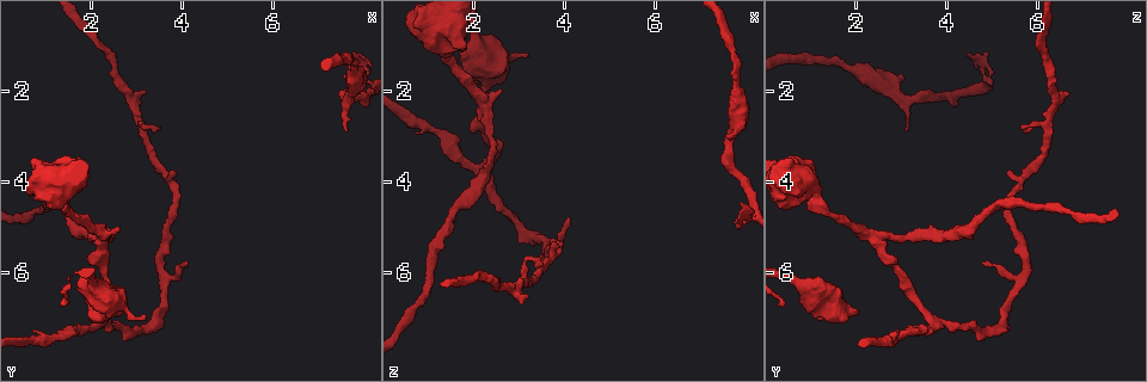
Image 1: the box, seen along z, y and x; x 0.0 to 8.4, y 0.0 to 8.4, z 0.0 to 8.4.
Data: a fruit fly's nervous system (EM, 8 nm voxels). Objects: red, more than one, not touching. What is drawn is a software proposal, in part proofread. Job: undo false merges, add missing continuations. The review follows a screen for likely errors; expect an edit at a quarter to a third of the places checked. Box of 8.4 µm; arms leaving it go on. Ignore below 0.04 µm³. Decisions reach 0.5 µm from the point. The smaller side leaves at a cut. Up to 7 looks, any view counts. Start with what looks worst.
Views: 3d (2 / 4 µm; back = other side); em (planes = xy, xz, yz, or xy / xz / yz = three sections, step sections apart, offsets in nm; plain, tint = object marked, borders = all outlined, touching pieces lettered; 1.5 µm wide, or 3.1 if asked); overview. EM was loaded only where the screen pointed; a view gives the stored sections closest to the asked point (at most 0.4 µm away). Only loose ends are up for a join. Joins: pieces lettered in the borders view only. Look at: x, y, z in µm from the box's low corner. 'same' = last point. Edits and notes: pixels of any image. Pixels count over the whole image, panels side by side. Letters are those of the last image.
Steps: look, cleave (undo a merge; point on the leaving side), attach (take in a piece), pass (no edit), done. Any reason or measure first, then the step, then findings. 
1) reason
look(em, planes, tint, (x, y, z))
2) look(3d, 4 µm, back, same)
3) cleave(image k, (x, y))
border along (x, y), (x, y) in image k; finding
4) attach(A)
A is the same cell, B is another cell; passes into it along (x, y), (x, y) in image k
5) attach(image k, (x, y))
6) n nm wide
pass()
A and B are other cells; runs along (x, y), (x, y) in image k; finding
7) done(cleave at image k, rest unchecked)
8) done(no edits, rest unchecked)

an open end
look(em, yz, step 4, borders, (3.15, 6.90, 1.15))

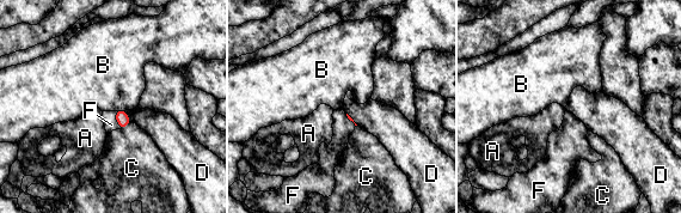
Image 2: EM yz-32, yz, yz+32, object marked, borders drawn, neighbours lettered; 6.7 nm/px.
look(em, planes, borders, same)

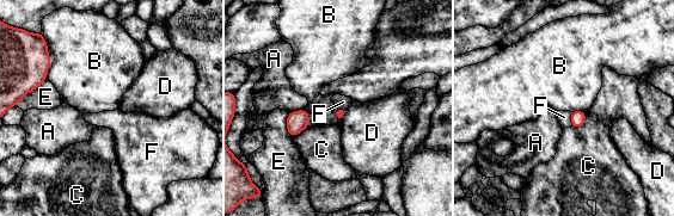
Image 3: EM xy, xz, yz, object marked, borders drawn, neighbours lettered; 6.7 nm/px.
70 nm wide
attach(F)
F is the same cell, A, B, C, D and E are other cells; passes into it along (577, 117), (571, 119), (564, 117) in image 3; the neuron continues

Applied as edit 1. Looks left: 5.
look(overview)

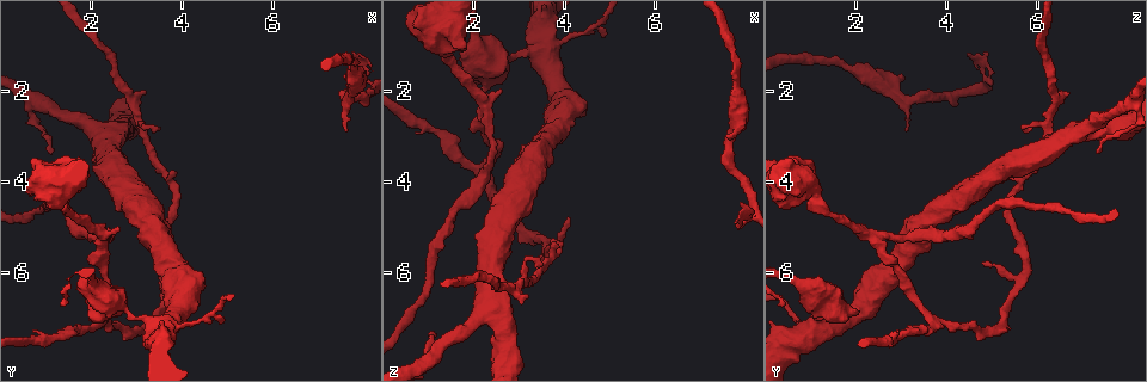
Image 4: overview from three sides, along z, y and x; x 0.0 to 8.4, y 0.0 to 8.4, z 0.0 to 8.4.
branch point
look(em, xz, step 4, tint, (2.20, 5.25, 2.45))

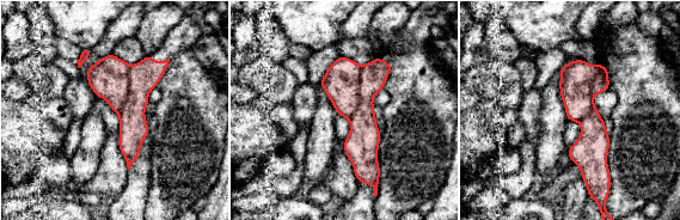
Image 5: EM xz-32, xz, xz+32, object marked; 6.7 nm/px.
cut it another way
look(em, xy, step 4, tint, same)

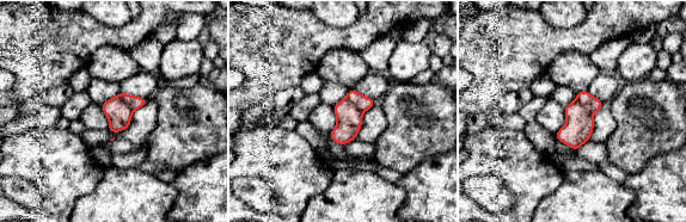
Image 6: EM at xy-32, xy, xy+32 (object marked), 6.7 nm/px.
what lies round it
look(em, xy, step 4, borders, same)

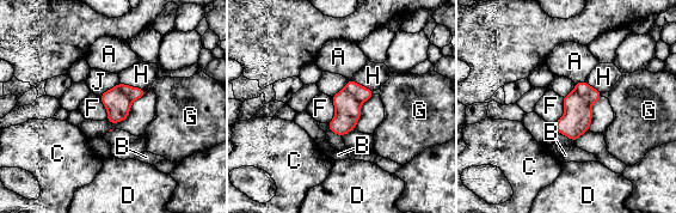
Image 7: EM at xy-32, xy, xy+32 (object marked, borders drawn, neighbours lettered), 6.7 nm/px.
F touches over 220 nm
cleave(image 7, (362, 93))
A, B, C, D, F, G, H and J are other cells; border along (344, 87), (361, 103) in image 7; two neurons meet here

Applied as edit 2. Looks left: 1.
branch stops here
look(em, planes, borders, (1.85, 3.55, 1.00))

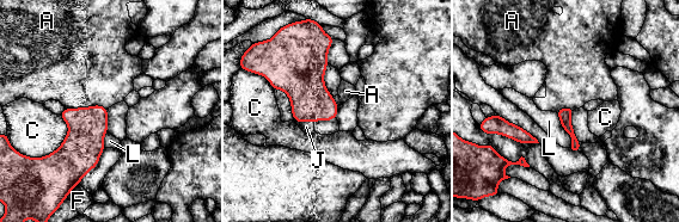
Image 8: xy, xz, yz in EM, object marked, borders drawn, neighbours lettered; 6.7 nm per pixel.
pass()
A, C, F, J and L are other cells; runs along (566, 110), (566, 124), (576, 148) in image 8; none of them fits

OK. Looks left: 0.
done(attach at image 3, cleave at image 7, rest unchecked)

